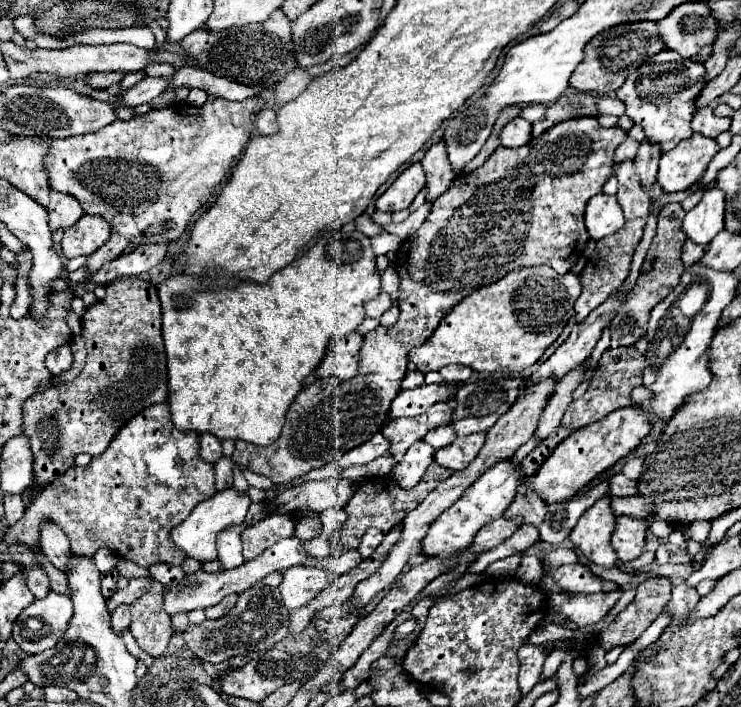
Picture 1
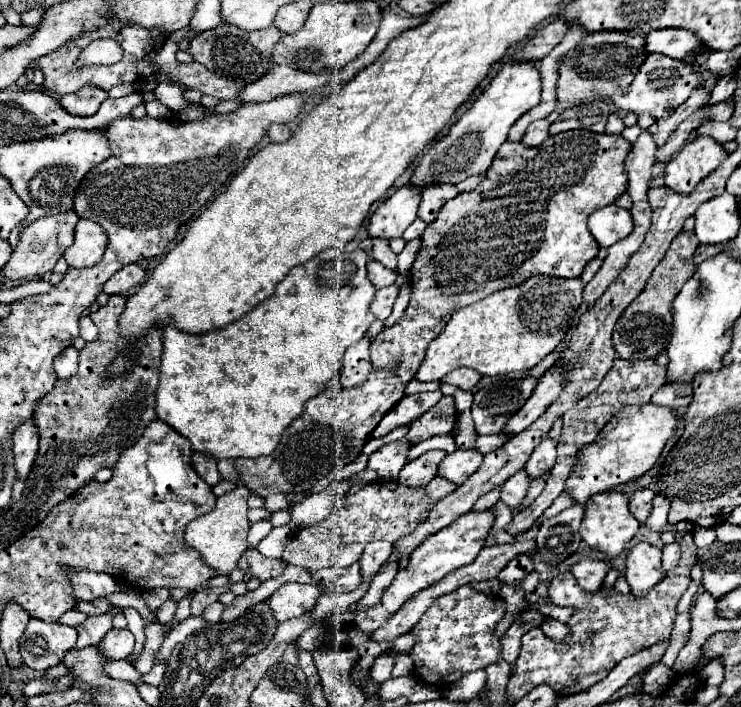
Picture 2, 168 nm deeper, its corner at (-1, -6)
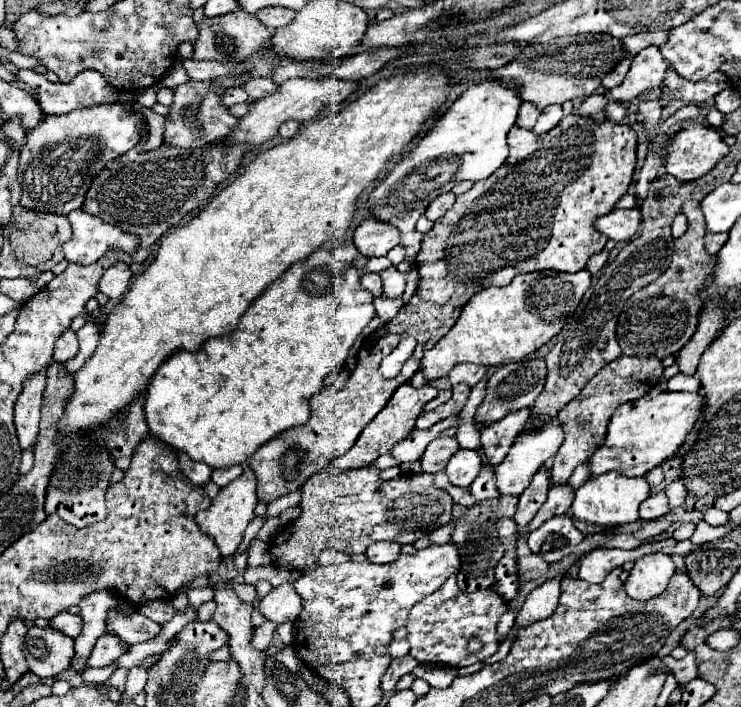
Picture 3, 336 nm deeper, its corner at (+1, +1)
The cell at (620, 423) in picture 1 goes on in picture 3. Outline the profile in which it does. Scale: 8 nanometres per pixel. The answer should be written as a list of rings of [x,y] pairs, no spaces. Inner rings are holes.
[[[652,389],[640,399],[620,405],[610,423],[602,445],[590,455],[590,477],[598,477],[608,471],[618,471],[626,477],[642,477],[654,465],[664,463],[684,443],[688,431],[698,419],[704,405],[704,393],[670,393]]]

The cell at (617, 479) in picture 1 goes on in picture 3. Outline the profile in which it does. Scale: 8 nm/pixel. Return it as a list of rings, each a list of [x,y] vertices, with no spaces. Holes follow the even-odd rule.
[[[662,491],[660,493],[652,493],[640,505],[640,517],[642,519],[656,519],[656,517],[668,513],[668,511],[670,511],[670,505],[668,505],[668,499],[666,499],[666,495]]]

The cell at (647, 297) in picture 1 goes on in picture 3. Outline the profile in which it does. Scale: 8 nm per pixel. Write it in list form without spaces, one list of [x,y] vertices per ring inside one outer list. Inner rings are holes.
[[[688,201],[682,205],[682,213],[688,217],[688,231],[674,241],[670,267],[656,281],[634,293],[618,317],[616,337],[624,355],[664,359],[666,355],[676,355],[696,331],[700,309],[694,293],[698,293],[698,285],[702,285],[702,277],[706,277],[706,269],[710,269],[710,261],[714,261],[714,257],[704,251],[706,227],[700,203]]]

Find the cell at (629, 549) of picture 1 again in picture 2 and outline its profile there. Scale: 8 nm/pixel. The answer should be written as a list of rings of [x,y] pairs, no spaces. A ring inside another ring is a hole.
[[[646,542],[636,544],[628,554],[624,576],[636,598],[646,596],[666,576],[662,570],[662,552]]]

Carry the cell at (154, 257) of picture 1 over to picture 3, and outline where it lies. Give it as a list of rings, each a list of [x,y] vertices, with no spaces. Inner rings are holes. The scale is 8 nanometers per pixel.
[[[118,263],[114,267],[110,267],[102,279],[100,279],[100,291],[104,295],[108,295],[110,299],[112,297],[120,297],[128,291],[130,287],[130,279],[132,279],[132,271],[126,263]]]

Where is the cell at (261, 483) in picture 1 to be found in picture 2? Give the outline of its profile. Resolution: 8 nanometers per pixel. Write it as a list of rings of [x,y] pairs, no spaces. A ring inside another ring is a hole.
[[[270,494],[266,498],[266,510],[278,512],[278,510],[286,510],[286,508],[292,508],[292,504],[286,498],[286,494]]]

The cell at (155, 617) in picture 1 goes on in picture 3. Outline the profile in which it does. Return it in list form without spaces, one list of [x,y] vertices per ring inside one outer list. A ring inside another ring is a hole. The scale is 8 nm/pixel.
[[[116,669],[116,671],[112,673],[112,677],[106,681],[106,685],[110,685],[110,687],[116,687],[116,689],[124,691],[126,677],[128,677],[128,669]]]

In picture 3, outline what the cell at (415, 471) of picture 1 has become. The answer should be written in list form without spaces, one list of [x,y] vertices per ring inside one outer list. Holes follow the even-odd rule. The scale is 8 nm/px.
[[[438,437],[434,439],[424,455],[420,457],[422,473],[438,473],[446,467],[446,461],[458,451],[458,443],[452,437]]]

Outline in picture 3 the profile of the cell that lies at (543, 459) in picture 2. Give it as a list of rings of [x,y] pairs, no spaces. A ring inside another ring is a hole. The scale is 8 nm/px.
[[[542,465],[536,471],[536,475],[532,477],[532,483],[528,485],[528,489],[520,495],[518,509],[514,515],[516,525],[518,525],[518,533],[522,533],[526,529],[526,525],[530,523],[534,513],[546,501],[546,495],[548,495],[548,469],[546,469],[546,465]]]

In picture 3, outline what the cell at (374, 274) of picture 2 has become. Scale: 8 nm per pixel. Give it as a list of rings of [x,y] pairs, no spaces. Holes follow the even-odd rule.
[[[364,273],[364,275],[360,277],[360,283],[362,283],[362,287],[368,289],[374,297],[380,295],[380,285],[382,285],[382,281],[380,281],[380,275],[378,275],[378,273]]]

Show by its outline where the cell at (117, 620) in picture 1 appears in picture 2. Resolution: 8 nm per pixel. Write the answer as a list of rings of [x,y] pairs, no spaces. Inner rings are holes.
[[[110,630],[100,642],[100,654],[110,660],[124,660],[134,650],[134,636],[130,630]]]

